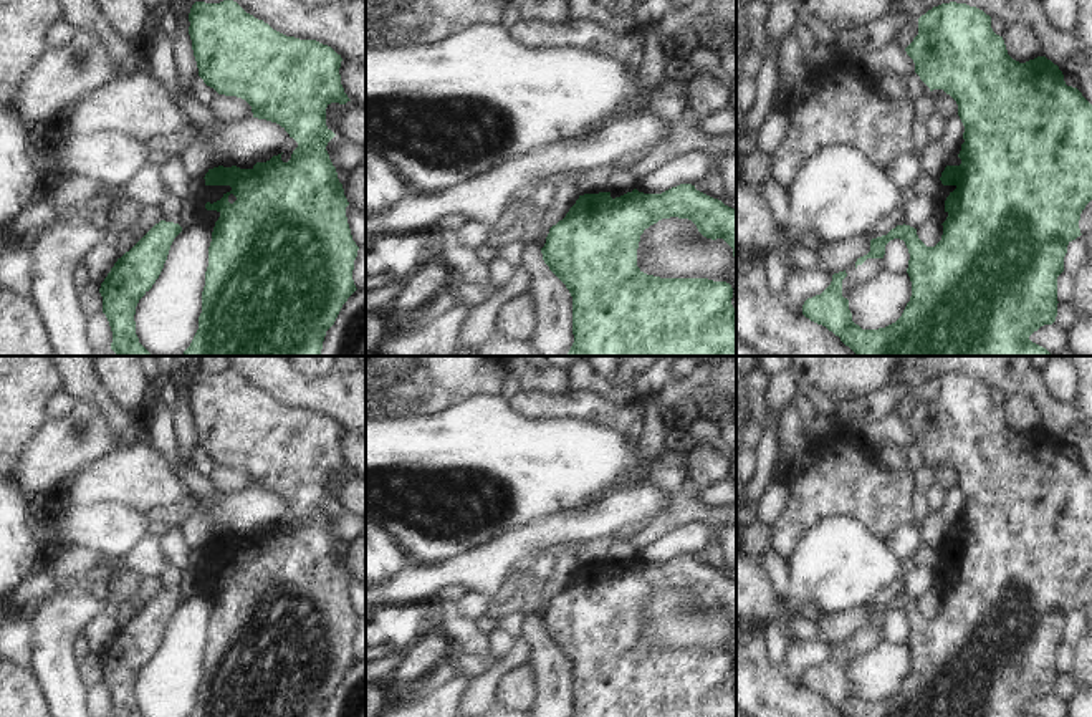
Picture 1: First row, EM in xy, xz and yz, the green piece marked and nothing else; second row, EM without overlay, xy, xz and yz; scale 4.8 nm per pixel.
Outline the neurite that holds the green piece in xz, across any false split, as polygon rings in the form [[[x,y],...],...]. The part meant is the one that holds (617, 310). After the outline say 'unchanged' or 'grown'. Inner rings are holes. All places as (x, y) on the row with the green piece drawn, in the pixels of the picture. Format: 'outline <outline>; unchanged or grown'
outline [[[680,184],[662,194],[644,194],[634,189],[615,199],[611,192],[584,194],[566,217],[549,229],[541,248],[543,260],[572,296],[574,343],[566,356],[736,356],[730,283],[708,278],[660,278],[637,267],[640,235],[650,225],[670,217],[692,220],[706,238],[723,238],[733,248],[736,260],[736,210],[697,190],[692,184]]]; unchanged

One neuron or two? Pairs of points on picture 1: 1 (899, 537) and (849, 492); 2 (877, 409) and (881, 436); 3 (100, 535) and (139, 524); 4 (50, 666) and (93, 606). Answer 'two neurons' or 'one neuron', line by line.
1: two neurons
2: two neurons
3: one neuron
4: one neuron

